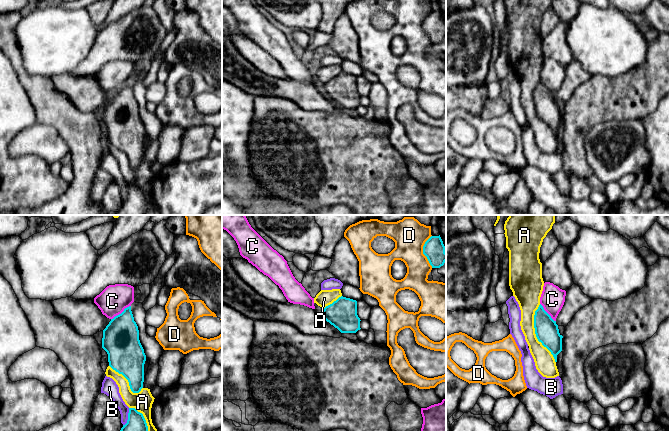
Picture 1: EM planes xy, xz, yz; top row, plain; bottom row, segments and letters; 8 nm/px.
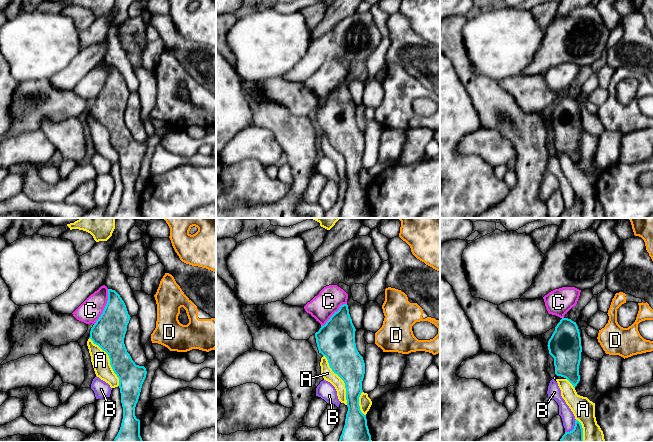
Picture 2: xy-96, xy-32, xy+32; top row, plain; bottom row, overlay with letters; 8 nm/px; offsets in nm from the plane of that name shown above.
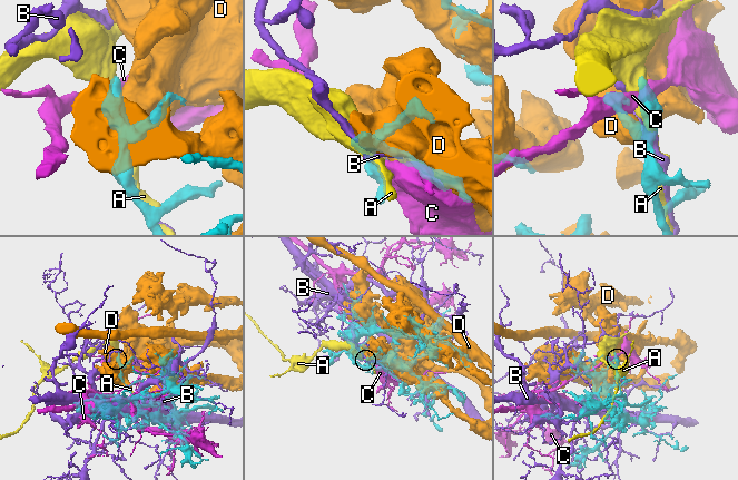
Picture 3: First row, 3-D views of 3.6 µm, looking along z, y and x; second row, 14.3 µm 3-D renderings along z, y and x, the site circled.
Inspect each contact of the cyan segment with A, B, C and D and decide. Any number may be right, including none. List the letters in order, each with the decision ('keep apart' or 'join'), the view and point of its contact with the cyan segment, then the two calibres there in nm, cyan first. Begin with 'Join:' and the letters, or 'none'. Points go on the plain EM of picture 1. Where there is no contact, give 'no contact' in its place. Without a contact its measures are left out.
Join: none
A: keep apart | yz (535, 109) | 190/160 nm
B: keep apart | xy (128, 193) | 220/100 nm
C: keep apart | xy (121, 89) | 300/240 nm
D: keep apart | xz (423, 27) | 170/240 nm

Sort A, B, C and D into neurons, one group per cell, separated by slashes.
A / B / C / D

